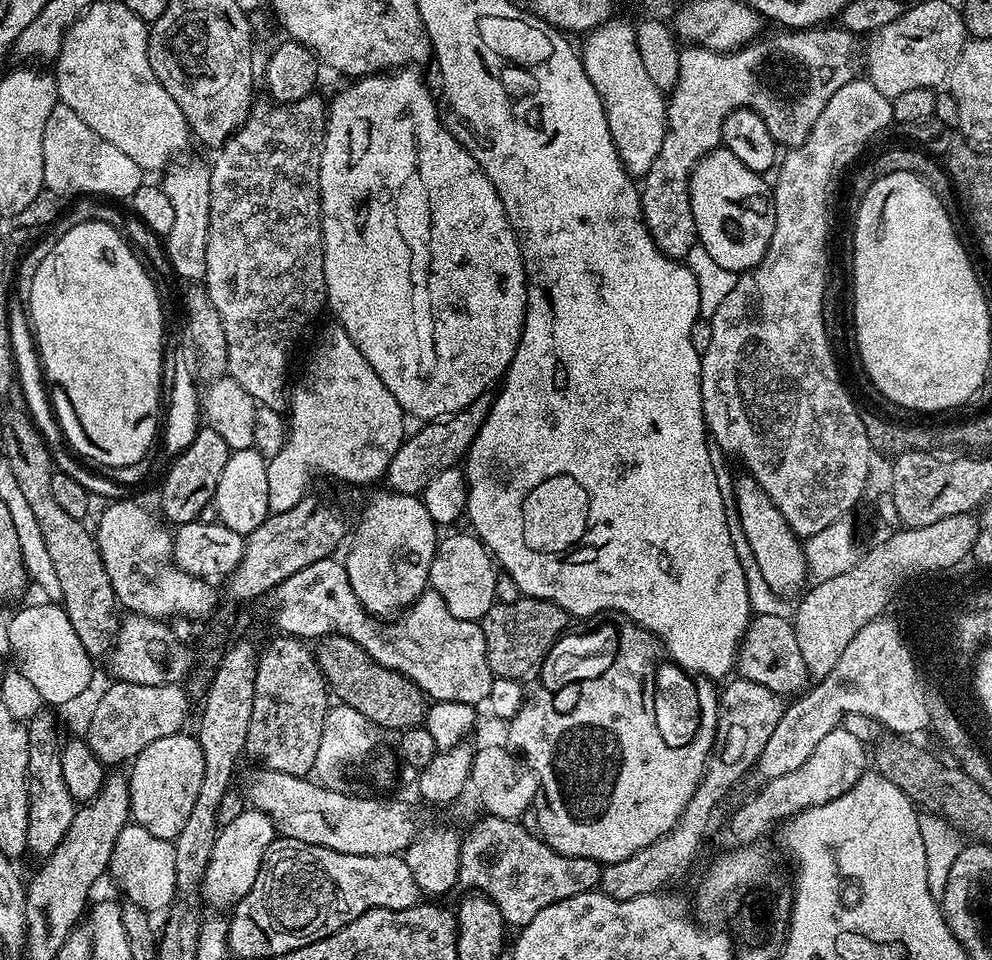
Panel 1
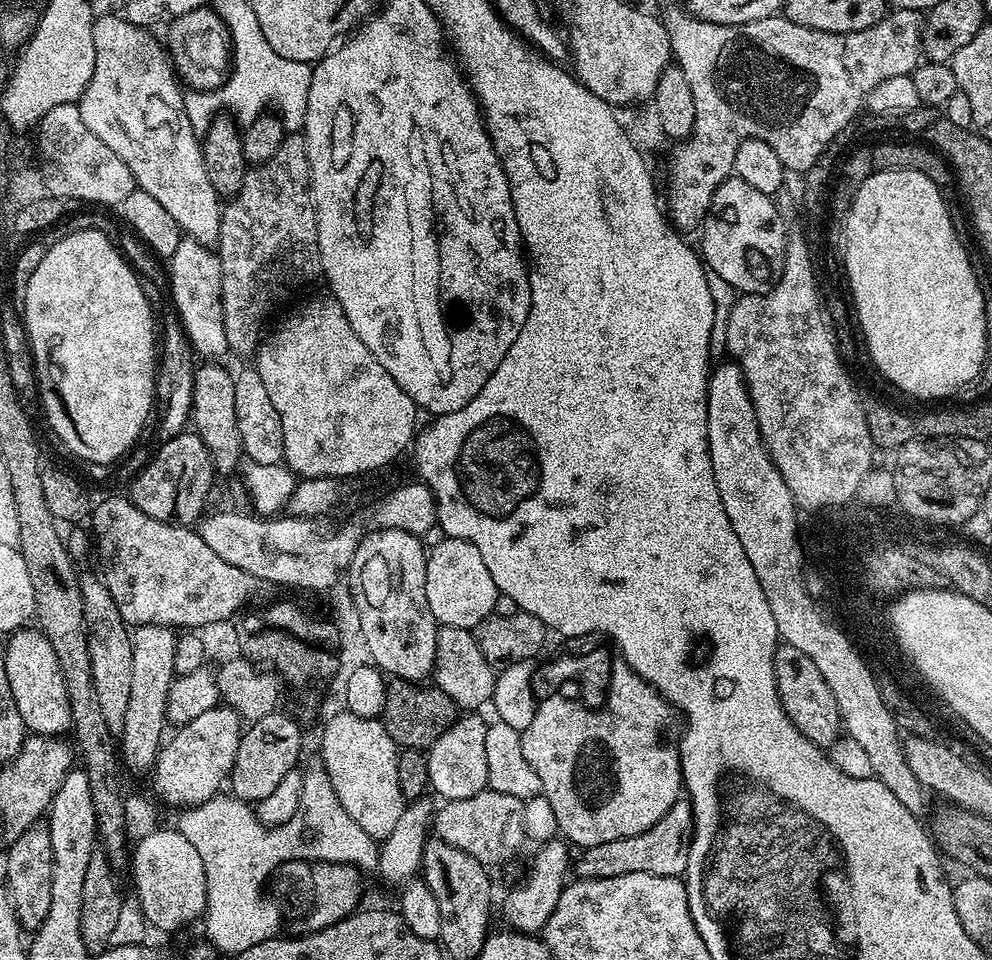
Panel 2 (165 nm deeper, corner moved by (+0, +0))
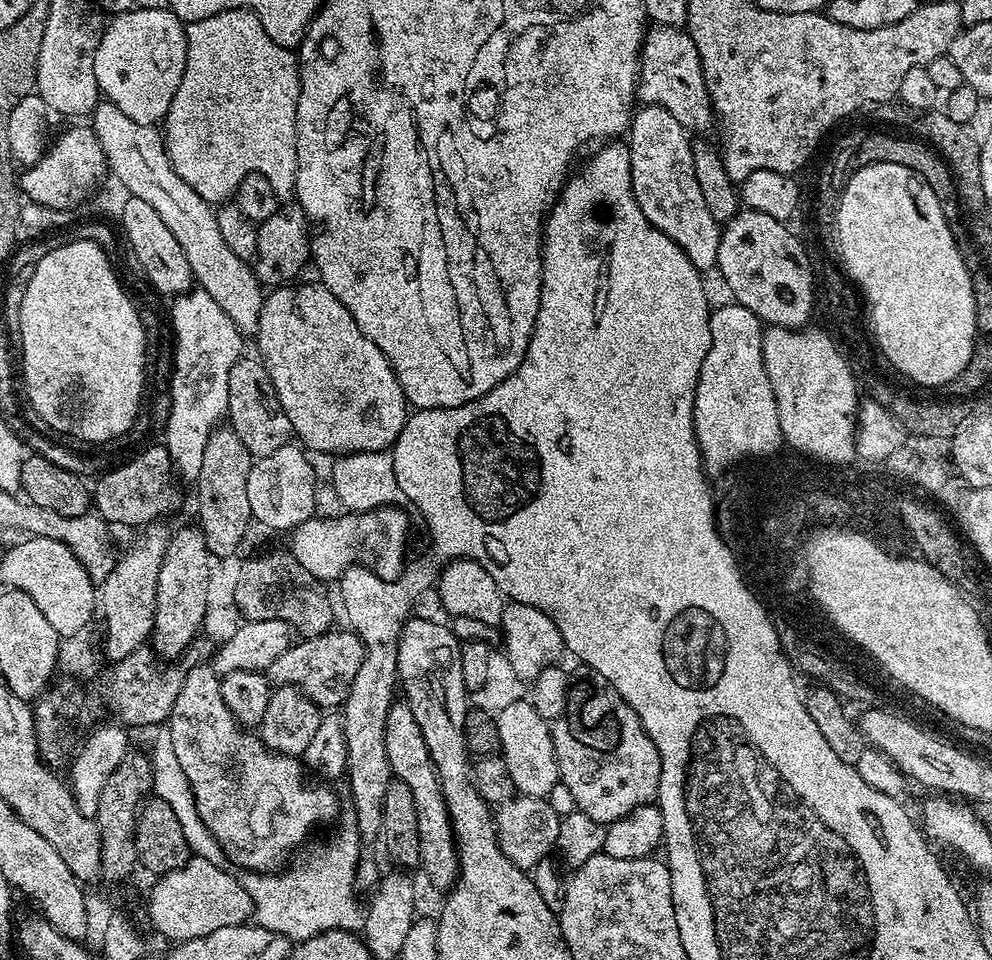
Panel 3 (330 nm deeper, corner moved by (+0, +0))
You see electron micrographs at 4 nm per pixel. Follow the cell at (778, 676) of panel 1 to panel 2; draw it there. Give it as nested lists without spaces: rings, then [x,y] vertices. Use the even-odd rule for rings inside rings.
[[[781,643],[776,649],[774,658],[774,674],[776,685],[782,706],[794,722],[794,726],[800,731],[801,737],[814,742],[820,748],[831,749],[833,742],[839,740],[842,735],[842,721],[840,707],[834,702],[834,694],[830,694],[830,686],[826,686],[826,678],[802,650],[794,650],[794,646]]]

